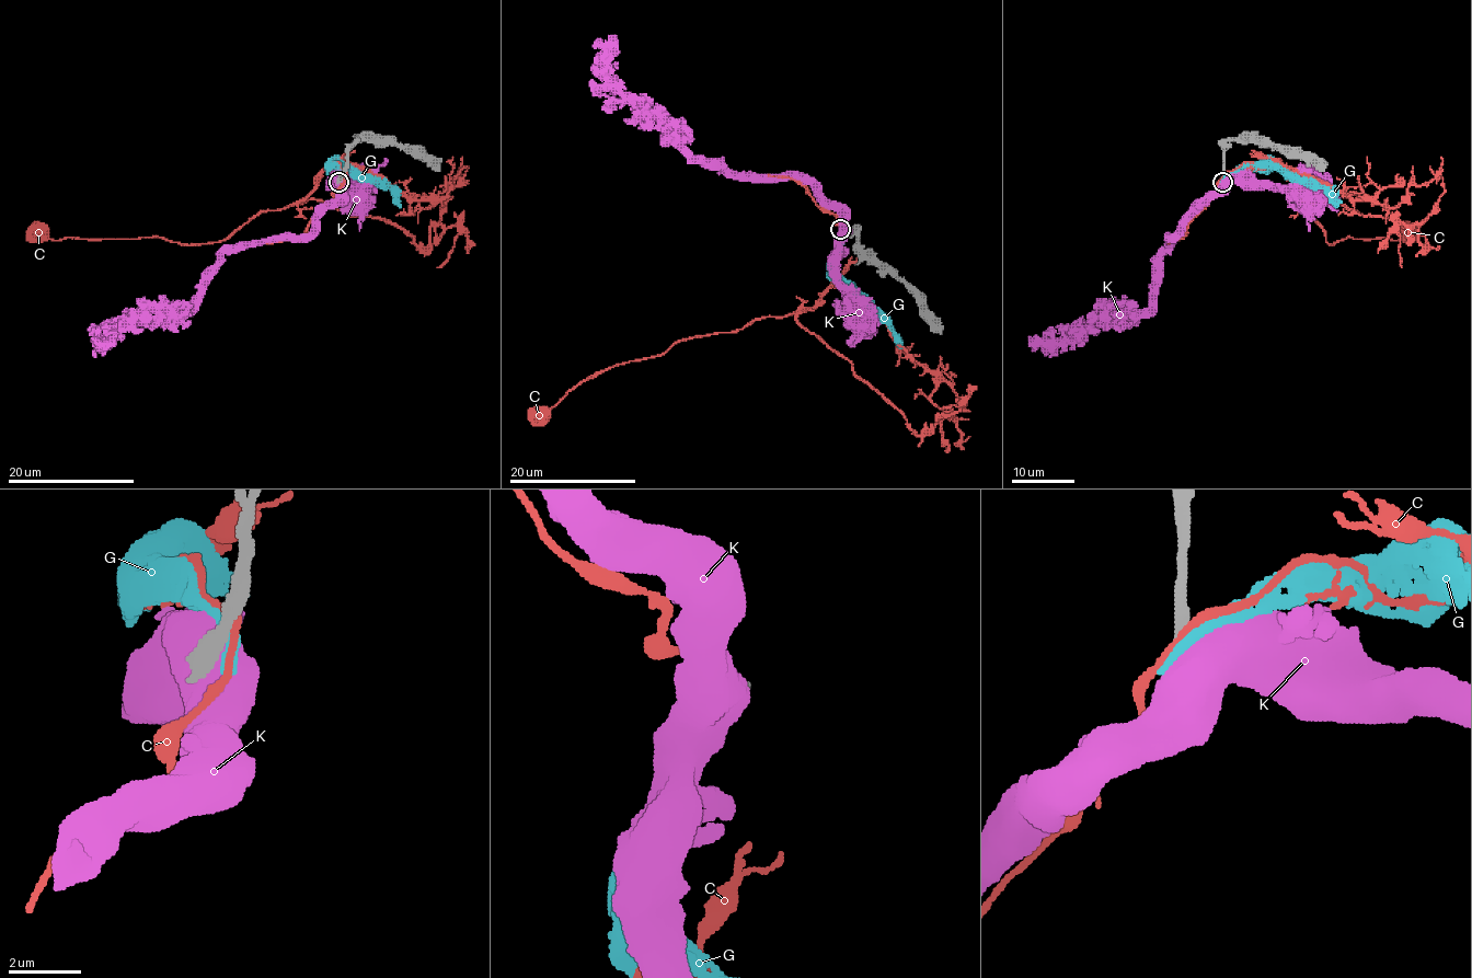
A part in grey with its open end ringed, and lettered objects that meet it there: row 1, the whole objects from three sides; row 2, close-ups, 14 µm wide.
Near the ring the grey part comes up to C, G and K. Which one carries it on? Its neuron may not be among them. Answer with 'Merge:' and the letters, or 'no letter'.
Merge: no letter

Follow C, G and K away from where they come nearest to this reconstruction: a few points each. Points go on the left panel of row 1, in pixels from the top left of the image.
C: (345, 174), (337, 161), (306, 196), (262, 210), (225, 239), (52, 240), (41, 229)
G: (344, 177), (332, 167), (348, 167), (359, 177), (388, 186), (400, 207)
K: (341, 180), (338, 196), (307, 233), (233, 245), (205, 294), (188, 310), (142, 310), (106, 338), (115, 346)

